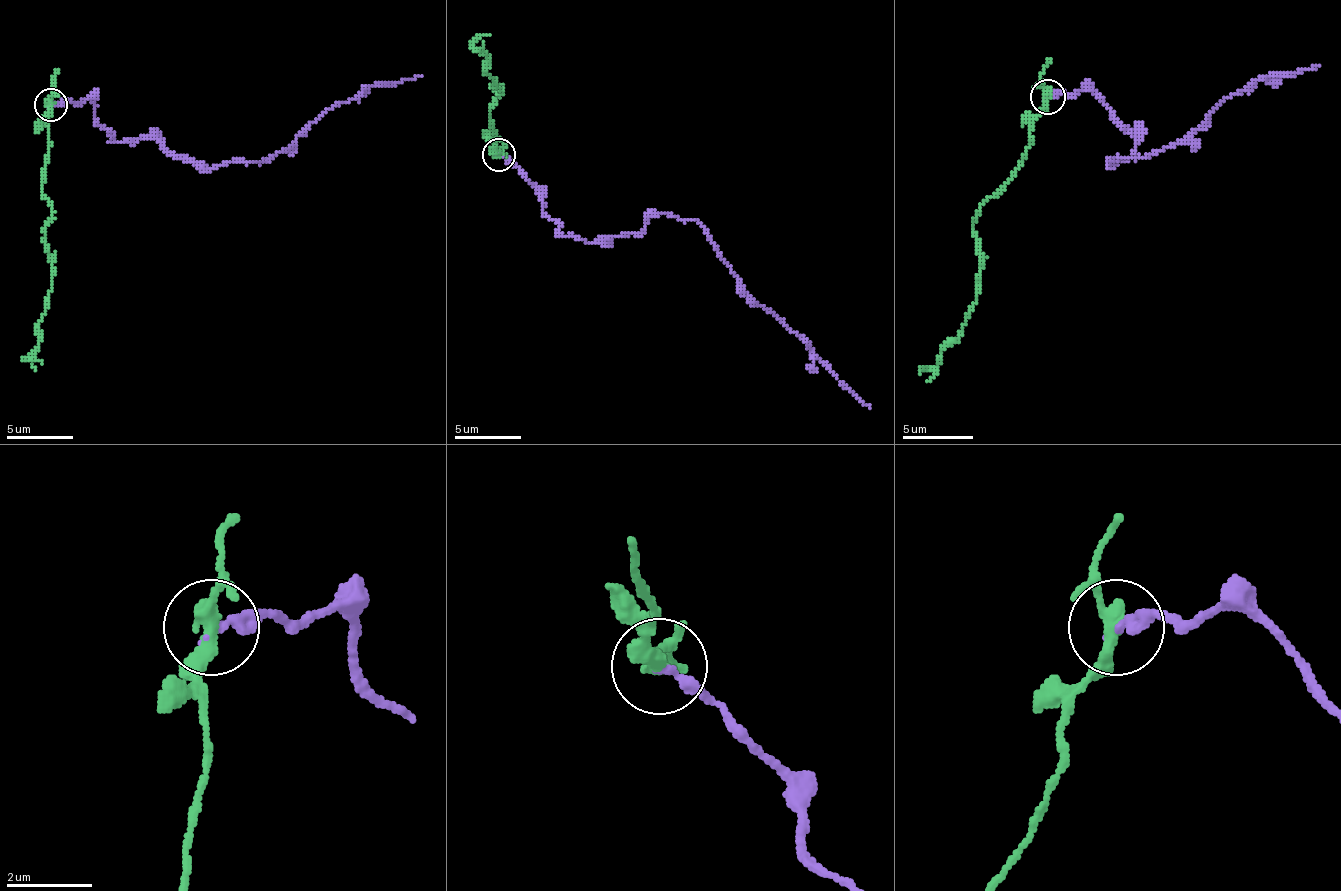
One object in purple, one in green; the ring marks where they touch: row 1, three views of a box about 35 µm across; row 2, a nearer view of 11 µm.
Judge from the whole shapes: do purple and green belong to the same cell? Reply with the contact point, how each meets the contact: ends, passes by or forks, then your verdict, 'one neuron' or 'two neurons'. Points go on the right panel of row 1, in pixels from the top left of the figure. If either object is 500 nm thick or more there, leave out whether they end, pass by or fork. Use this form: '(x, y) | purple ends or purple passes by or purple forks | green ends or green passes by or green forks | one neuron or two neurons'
(1048, 97) | purple ends | green passes by | two neurons

